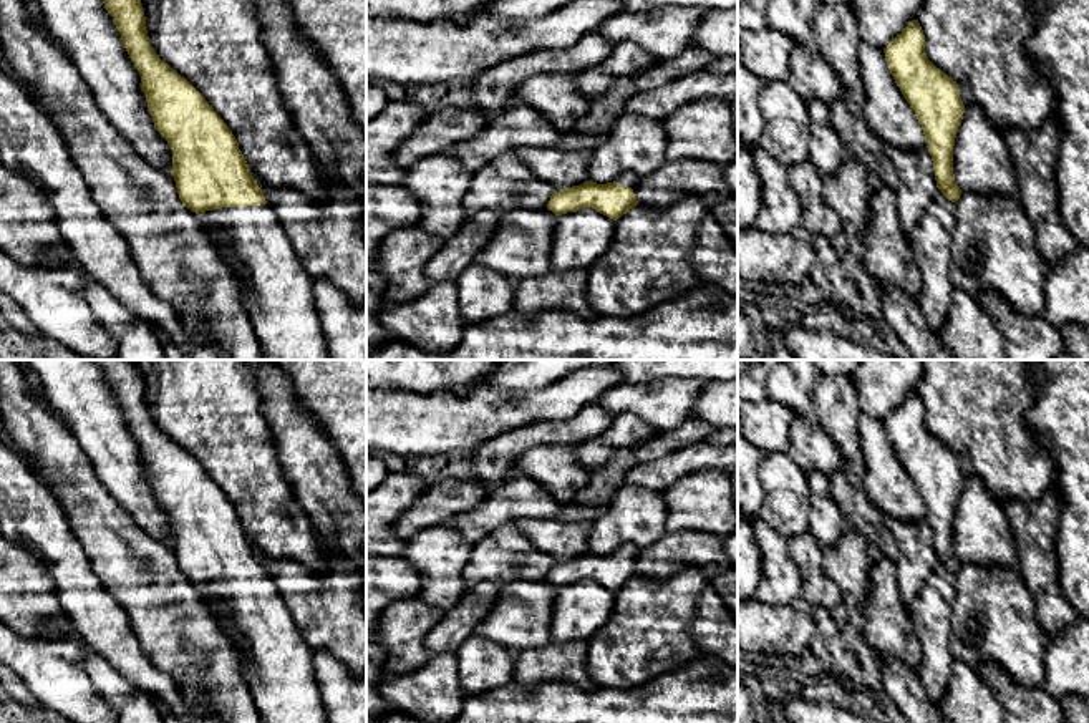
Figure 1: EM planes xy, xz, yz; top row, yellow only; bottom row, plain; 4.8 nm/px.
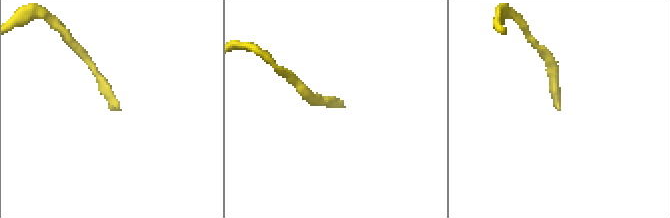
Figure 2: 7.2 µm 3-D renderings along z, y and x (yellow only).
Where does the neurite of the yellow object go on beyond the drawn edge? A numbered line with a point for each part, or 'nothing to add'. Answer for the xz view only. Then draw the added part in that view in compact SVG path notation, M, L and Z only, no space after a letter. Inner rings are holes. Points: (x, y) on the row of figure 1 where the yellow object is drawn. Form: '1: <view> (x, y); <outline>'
1: xz (632, 179); M632 171L623 172L623 174L617 179L618 184L628 186L628 187L632 187L632 189L635 189L635 187L640 184L640 181L641 181L641 176L638 176L636 172L632 172Z

